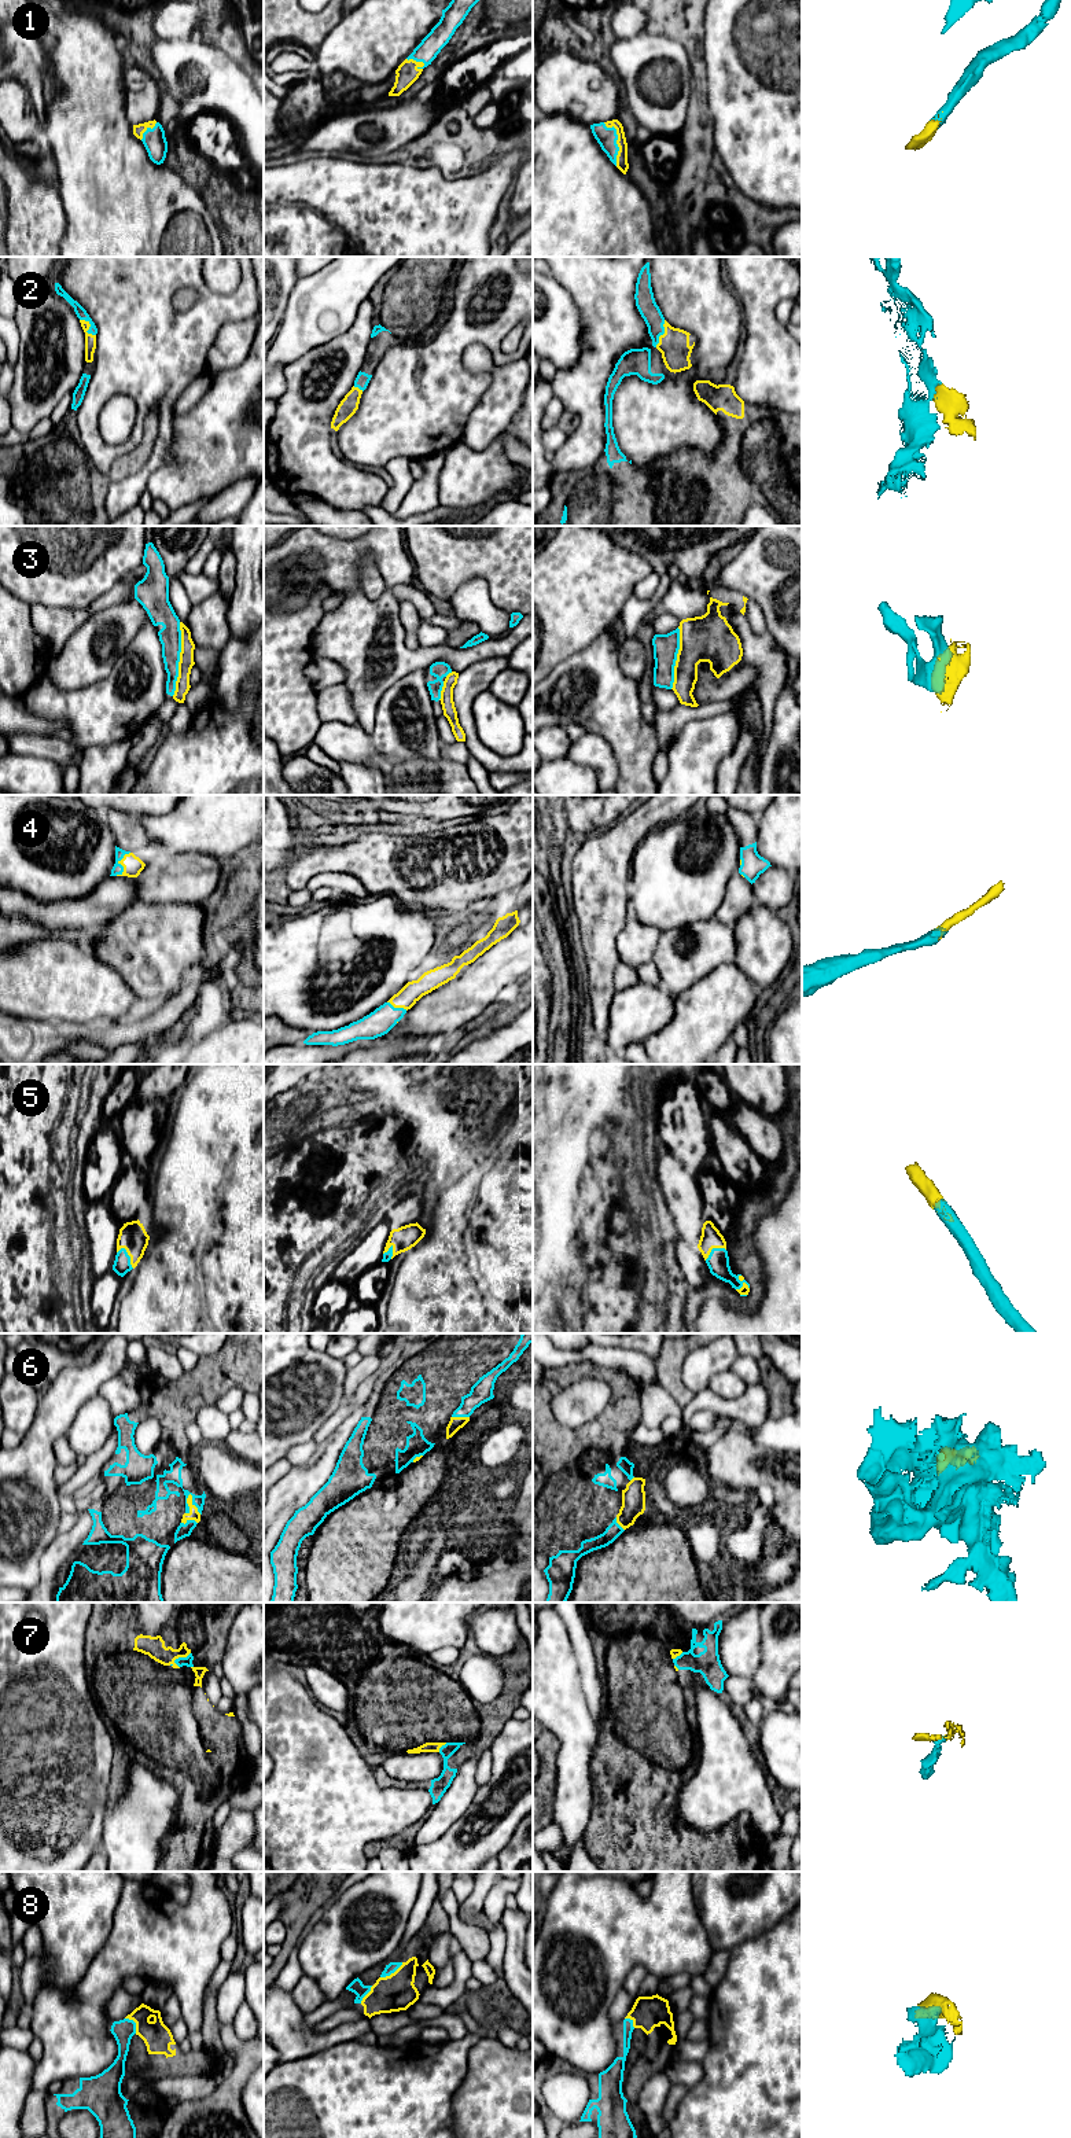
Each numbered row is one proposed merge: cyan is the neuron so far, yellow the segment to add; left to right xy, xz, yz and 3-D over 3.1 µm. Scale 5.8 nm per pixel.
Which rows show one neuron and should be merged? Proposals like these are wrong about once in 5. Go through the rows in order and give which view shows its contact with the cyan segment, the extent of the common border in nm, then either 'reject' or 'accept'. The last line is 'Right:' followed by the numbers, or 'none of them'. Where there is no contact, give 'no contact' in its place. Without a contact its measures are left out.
1: yz | 260 nm | accept
2: xy | 140 nm | accept
3: xy | 440 nm | reject
4: xy | 170 nm | accept
5: xy | 150 nm | accept
6: xy | 140 nm | accept
7: xy | 150 nm | accept
8: xz | 160 nm | accept
Right: 1, 2, 4, 5, 6, 7, 8

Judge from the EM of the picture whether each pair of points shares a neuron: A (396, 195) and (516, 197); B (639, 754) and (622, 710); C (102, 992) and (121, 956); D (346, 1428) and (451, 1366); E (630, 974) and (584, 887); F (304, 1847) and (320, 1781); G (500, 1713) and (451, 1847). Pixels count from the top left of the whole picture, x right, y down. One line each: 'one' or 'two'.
A: two
B: one
C: two
D: two
E: two
F: one
G: two

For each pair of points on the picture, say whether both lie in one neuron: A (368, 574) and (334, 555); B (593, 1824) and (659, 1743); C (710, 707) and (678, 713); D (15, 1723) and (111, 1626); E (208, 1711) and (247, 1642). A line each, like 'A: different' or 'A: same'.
A: different
B: same
C: same
D: different
E: different

